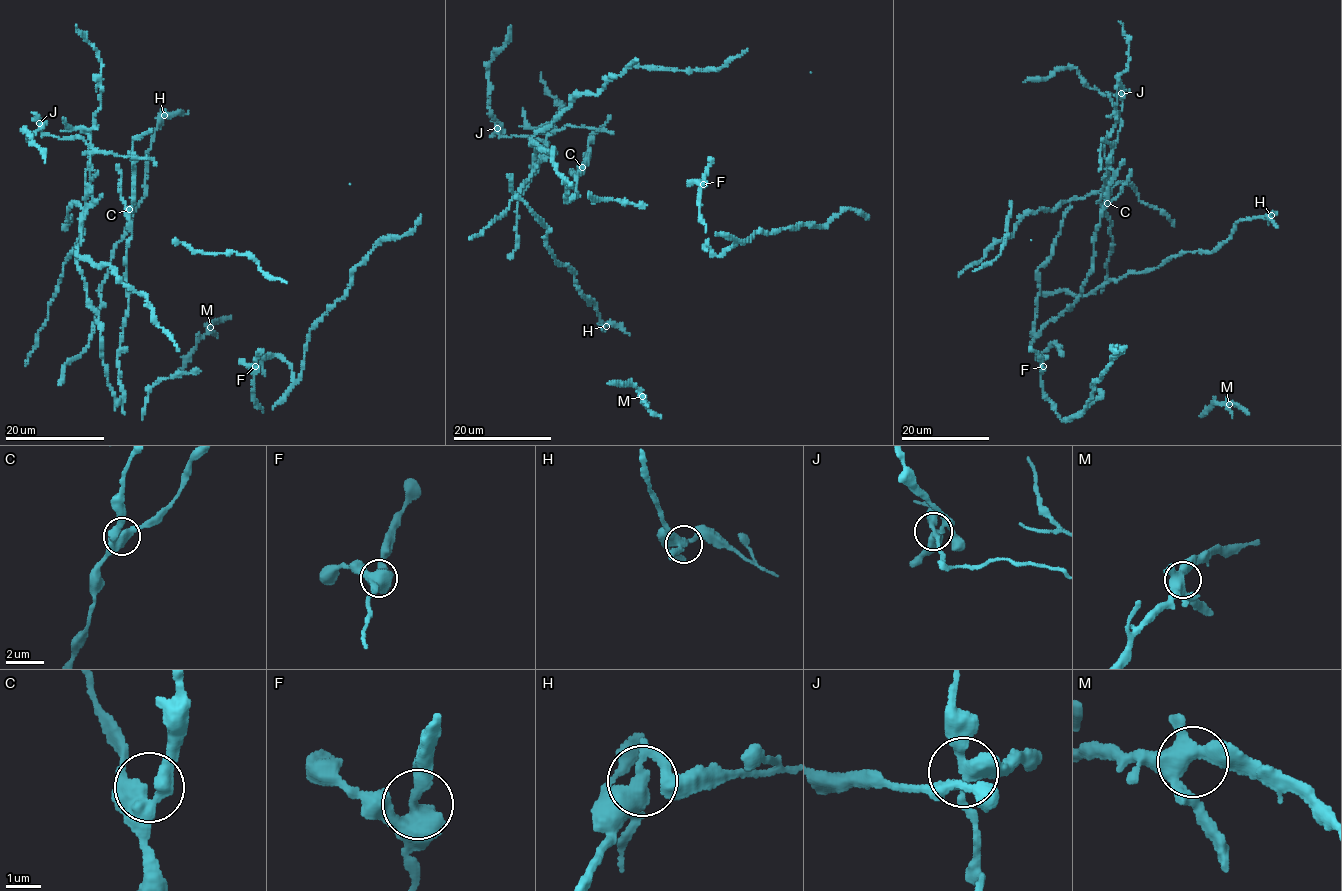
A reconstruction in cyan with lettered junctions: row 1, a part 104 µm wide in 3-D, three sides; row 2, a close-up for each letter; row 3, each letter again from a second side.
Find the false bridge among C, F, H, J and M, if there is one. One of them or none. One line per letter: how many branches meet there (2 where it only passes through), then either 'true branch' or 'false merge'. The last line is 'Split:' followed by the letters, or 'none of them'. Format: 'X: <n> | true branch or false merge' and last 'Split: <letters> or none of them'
C: 3 | true branch
F: 3 | true branch
H: 4 | true branch
J: 4 | false merge
M: 4 | true branch
Split: J

